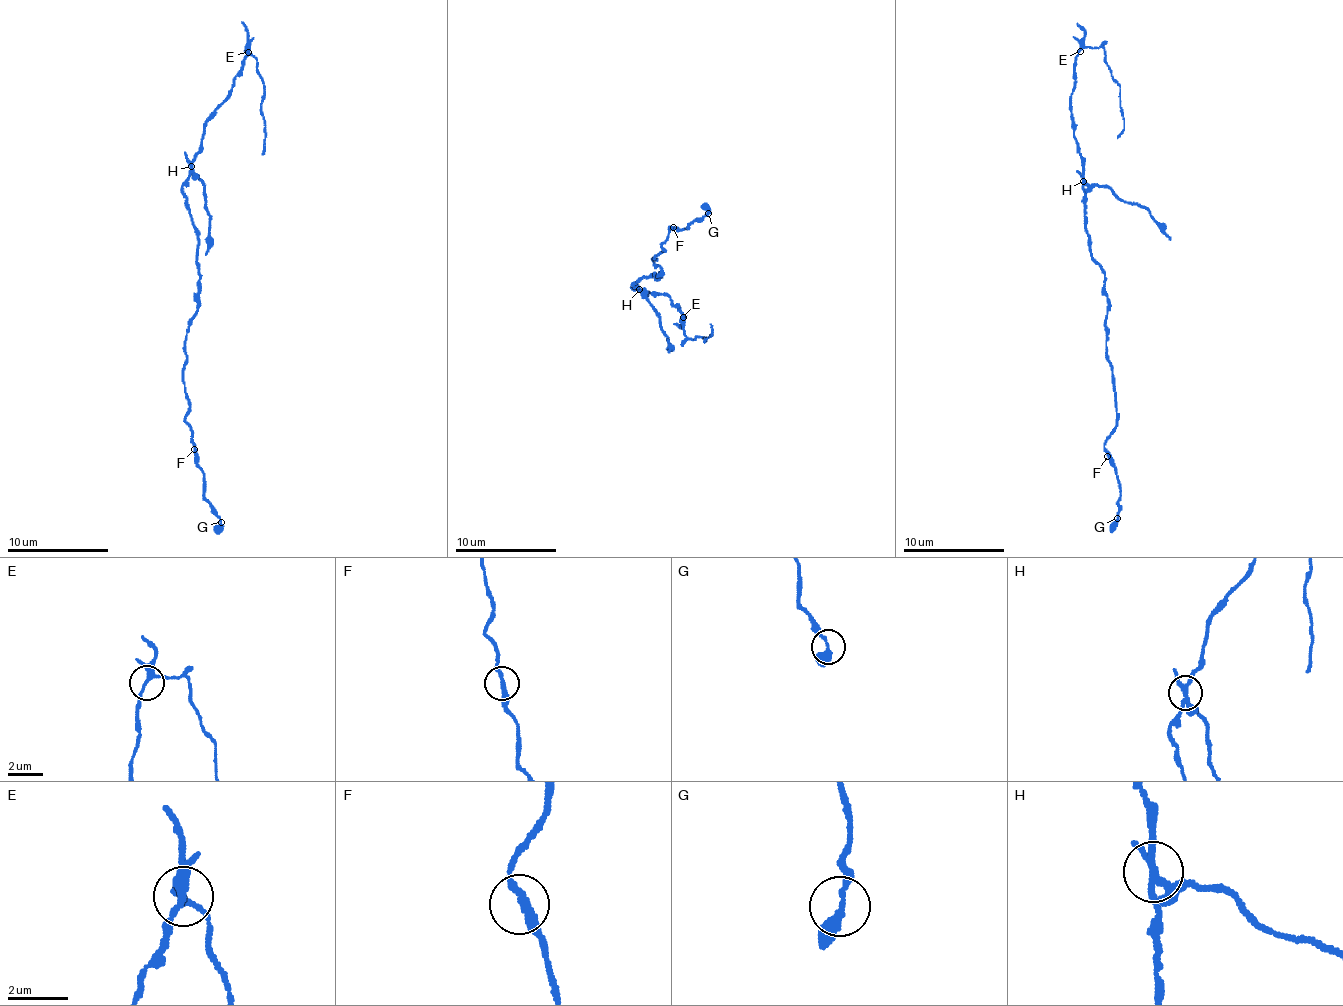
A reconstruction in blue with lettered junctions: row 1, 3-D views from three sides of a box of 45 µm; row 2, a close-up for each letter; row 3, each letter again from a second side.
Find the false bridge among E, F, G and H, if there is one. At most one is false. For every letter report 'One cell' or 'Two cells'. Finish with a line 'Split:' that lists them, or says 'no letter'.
E: One cell
F: One cell
G: One cell
H: Two cells
Split: H

